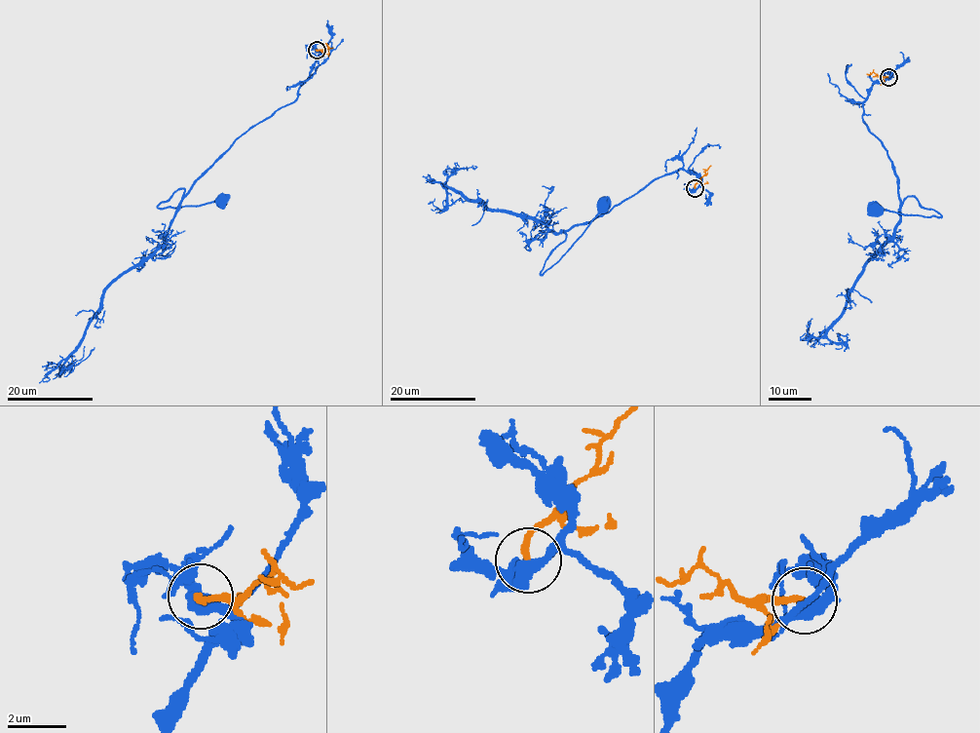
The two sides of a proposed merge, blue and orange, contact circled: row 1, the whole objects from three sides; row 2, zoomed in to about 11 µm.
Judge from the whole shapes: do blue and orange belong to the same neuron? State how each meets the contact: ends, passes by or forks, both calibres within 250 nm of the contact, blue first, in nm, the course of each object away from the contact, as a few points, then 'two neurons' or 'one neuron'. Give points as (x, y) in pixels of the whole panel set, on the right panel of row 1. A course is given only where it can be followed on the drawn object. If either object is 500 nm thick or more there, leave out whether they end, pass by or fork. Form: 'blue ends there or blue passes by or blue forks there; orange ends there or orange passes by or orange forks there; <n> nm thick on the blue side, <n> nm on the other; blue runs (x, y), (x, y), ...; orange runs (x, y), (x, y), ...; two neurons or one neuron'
blue passes by; orange ends there; 400 nm thick on the blue side, 240 nm on the other; blue runs (888, 77), (871, 87), (862, 120), (887, 153), (899, 200), (913, 196), (941, 215), (907, 215), (876, 207); orange runs (887, 77), (867, 73); two neurons

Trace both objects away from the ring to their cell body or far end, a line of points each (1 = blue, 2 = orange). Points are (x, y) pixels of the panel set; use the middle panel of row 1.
1: (695, 189), (701, 179), (681, 169), (655, 178), (612, 210), (569, 228), (542, 274), (559, 259), (604, 206)
2: (695, 187), (710, 166)

